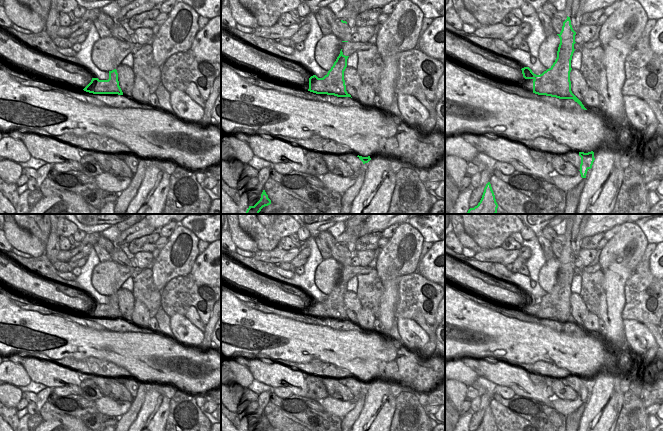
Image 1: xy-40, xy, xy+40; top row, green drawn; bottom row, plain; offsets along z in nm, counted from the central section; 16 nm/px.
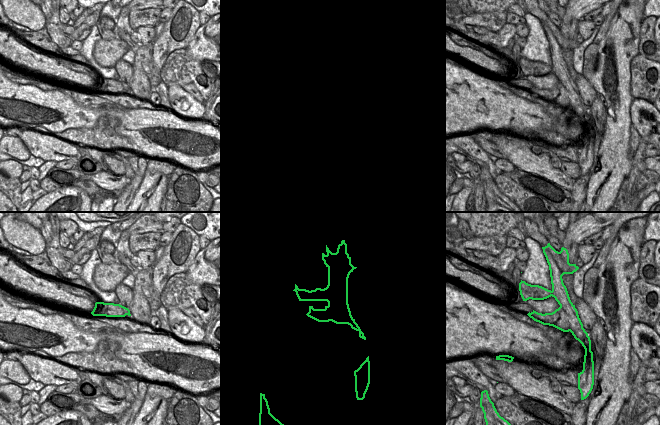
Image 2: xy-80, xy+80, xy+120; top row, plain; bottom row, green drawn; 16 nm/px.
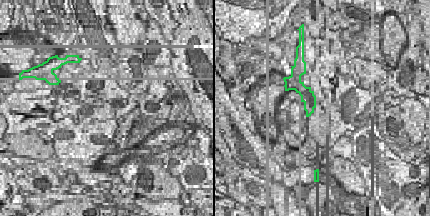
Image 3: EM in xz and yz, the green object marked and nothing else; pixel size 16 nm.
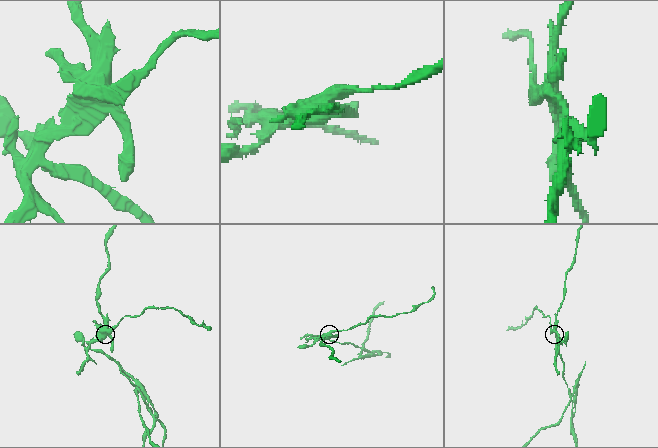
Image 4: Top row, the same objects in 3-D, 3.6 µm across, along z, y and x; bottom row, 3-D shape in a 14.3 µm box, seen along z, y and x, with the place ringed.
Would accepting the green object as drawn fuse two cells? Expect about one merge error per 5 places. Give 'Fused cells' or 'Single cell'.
Fused cells

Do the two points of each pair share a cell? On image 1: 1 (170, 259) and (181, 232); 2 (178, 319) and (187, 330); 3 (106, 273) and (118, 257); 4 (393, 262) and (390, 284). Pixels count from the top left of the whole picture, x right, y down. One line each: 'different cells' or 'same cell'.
1: same cell
2: same cell
3: different cells
4: different cells

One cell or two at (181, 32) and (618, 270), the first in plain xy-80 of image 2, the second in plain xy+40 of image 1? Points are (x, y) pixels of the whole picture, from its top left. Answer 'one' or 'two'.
two

